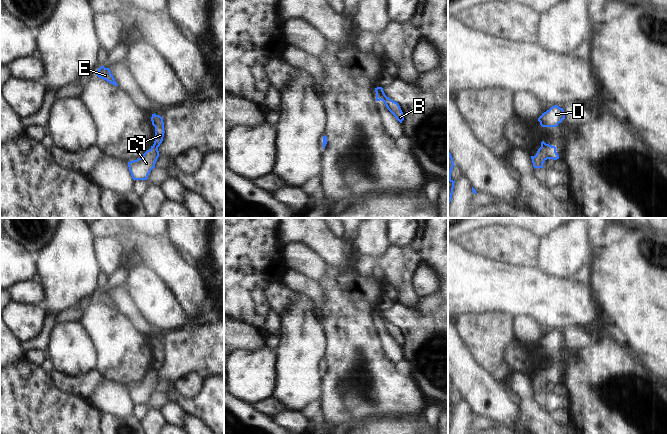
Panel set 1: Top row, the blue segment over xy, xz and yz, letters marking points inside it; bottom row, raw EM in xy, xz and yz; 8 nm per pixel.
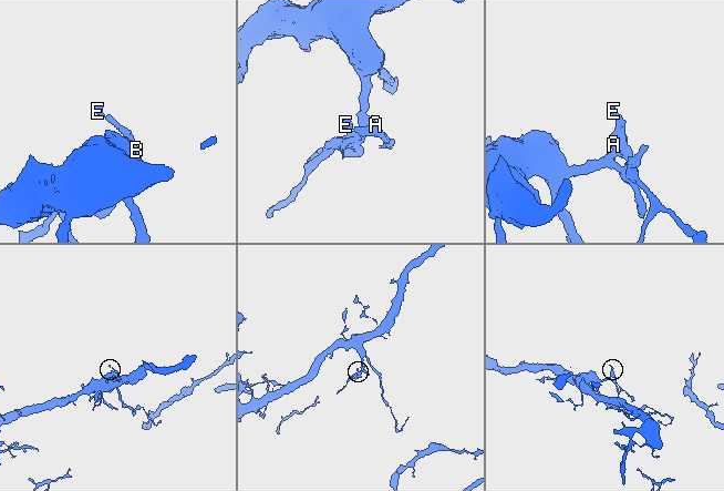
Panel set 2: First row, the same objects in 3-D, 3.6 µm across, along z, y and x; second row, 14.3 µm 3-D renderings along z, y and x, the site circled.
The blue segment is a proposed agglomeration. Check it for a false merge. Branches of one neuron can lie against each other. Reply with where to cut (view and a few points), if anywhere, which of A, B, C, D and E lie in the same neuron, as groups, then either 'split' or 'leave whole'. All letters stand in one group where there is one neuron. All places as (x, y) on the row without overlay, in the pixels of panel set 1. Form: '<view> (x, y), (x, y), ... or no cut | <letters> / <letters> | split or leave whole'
xz (379, 311), (382, 323) | A B D E / C | split

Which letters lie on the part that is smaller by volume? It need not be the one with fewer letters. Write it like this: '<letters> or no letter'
A, B, D, E

